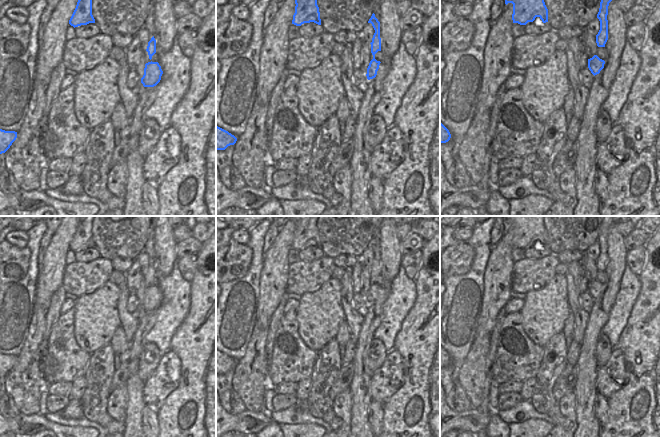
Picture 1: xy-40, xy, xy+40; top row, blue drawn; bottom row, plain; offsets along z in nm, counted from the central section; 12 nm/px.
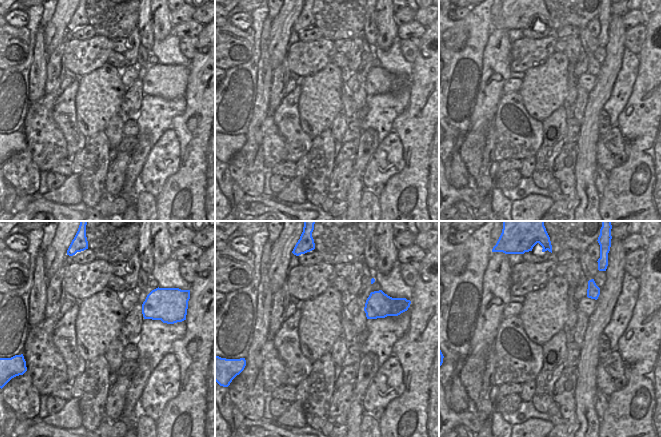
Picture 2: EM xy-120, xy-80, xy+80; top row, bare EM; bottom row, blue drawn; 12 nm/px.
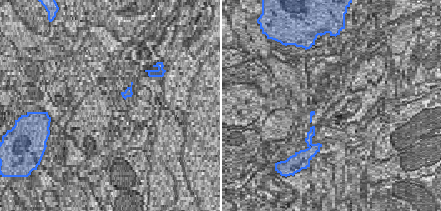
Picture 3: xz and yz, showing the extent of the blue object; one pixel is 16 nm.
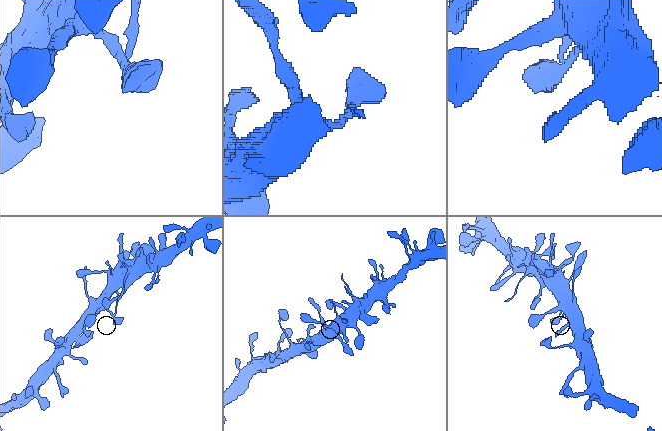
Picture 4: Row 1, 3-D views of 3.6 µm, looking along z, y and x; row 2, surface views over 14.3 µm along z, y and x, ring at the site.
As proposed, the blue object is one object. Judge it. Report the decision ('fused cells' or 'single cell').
single cell

